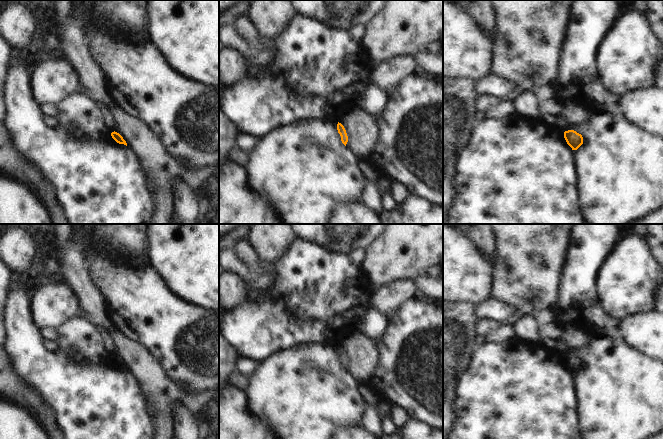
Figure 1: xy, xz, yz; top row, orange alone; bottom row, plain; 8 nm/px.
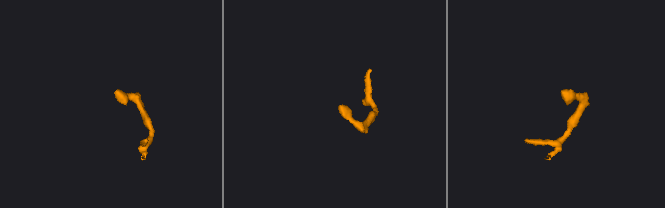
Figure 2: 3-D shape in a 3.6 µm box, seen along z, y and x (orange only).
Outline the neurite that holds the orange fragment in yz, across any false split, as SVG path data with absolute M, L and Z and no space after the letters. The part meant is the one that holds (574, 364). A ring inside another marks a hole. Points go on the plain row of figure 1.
M574 354L564 356L564 362L572 374L577 374L583 368L583 361Z

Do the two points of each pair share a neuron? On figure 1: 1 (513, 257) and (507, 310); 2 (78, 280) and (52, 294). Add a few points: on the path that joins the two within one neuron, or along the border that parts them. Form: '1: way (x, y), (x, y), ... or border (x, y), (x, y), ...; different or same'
1: border (493, 296), (509, 303), (517, 313); different
2: border (63, 280), (73, 292), (79, 306); different

